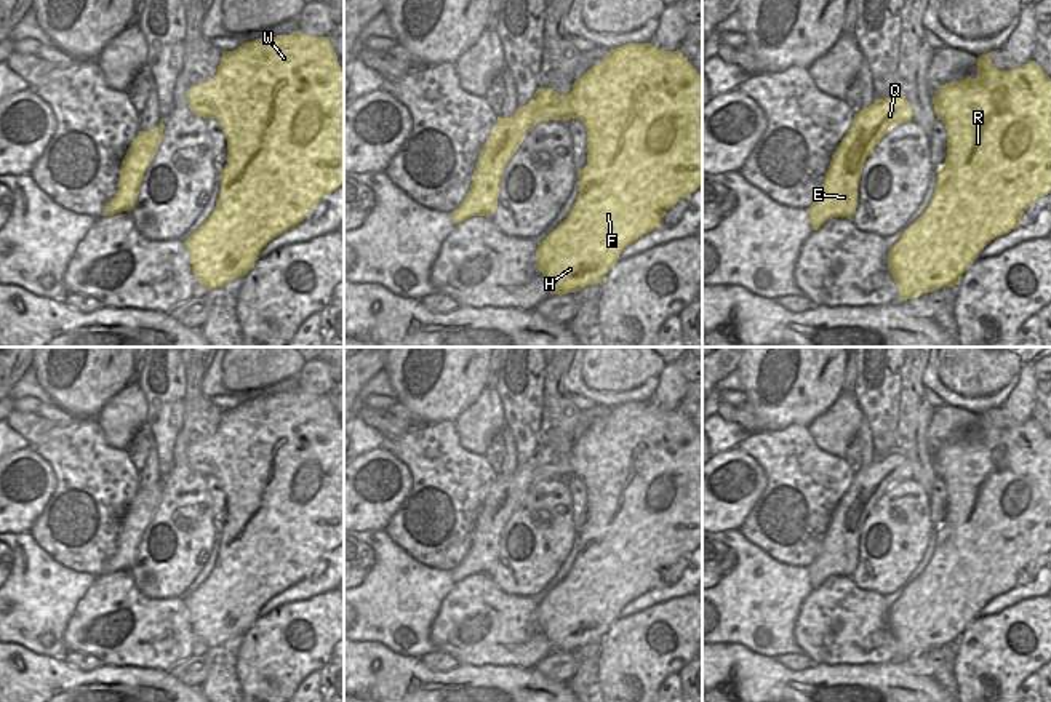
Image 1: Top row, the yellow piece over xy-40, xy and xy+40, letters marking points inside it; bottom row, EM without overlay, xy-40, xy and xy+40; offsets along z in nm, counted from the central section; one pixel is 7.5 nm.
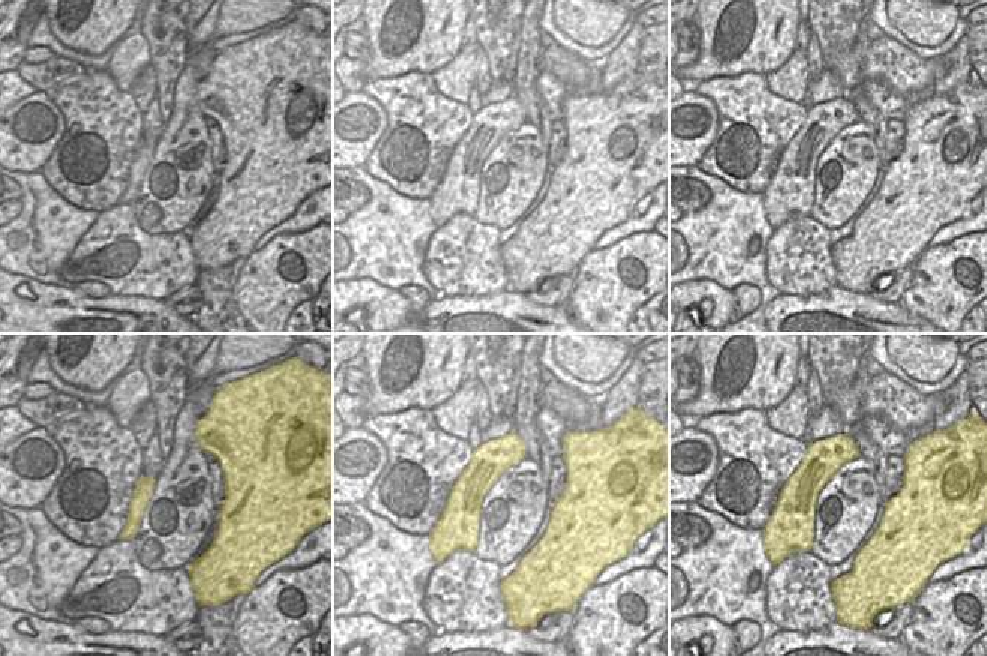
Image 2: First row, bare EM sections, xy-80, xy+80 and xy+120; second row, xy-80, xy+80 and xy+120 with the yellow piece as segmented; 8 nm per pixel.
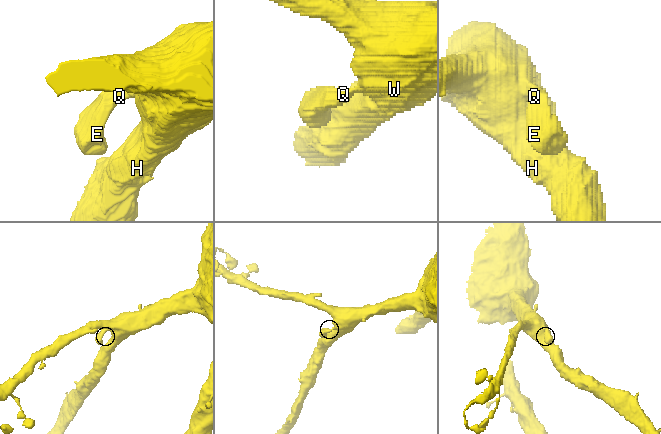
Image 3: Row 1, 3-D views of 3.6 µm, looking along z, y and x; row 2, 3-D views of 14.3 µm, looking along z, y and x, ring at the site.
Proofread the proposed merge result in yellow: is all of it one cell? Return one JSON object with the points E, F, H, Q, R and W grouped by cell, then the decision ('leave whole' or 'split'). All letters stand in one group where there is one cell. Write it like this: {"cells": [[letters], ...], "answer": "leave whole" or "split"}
{"cells": [["E", "F", "H", "Q", "R", "W"]], "answer": "leave whole"}

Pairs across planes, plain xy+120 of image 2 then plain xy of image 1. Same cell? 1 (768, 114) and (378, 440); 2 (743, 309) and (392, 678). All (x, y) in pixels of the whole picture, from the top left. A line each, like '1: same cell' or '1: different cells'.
1: different cells
2: different cells

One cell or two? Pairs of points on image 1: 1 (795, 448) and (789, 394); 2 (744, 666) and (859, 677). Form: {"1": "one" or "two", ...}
{"1": "two", "2": "one"}

